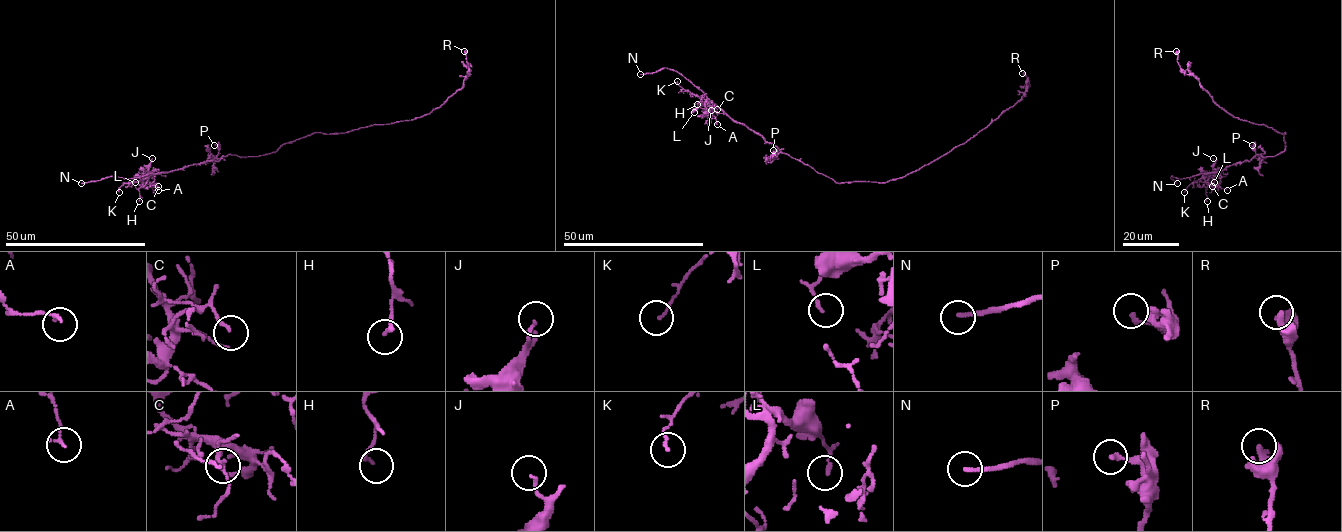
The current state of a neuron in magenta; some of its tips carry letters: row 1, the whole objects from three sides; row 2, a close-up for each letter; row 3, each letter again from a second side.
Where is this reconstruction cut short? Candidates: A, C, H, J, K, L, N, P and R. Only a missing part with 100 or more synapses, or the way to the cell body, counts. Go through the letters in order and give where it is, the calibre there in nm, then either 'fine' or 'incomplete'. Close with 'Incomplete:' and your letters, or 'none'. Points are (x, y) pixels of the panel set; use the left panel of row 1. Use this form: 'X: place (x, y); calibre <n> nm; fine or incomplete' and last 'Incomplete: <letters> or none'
A: place (158, 190); calibre 140 nm; fine
C: place (158, 186); calibre 140 nm; fine
H: place (139, 201); calibre 170 nm; fine
J: place (152, 158); calibre 130 nm; fine
K: place (119, 192); calibre 120 nm; fine
L: place (135, 182); calibre 150 nm; fine
N: place (81, 183); calibre 180 nm; incomplete
P: place (214, 145); calibre 190 nm; fine
R: place (464, 51); calibre 380 nm; fine
Incomplete: N

